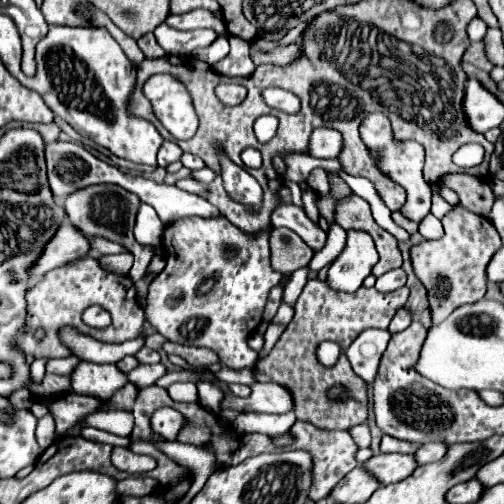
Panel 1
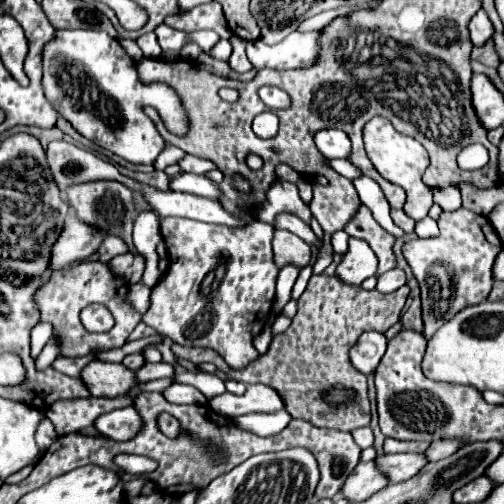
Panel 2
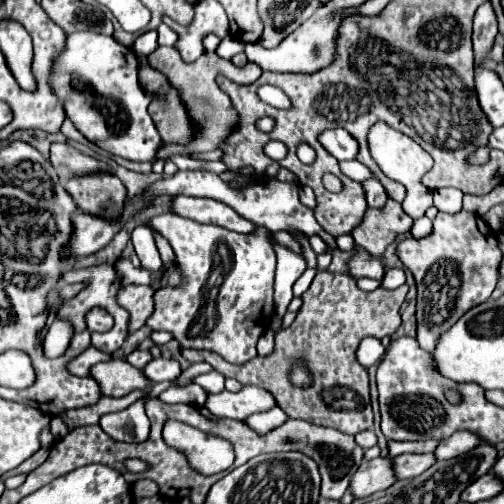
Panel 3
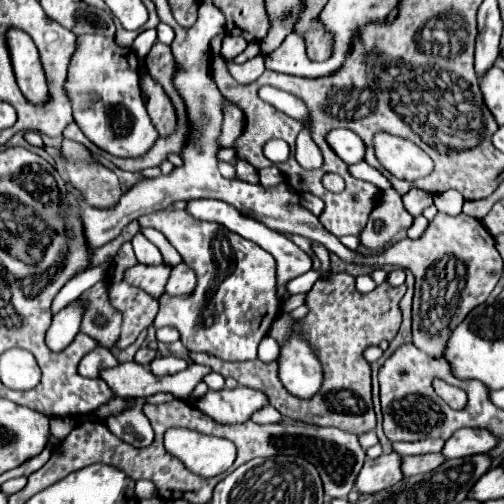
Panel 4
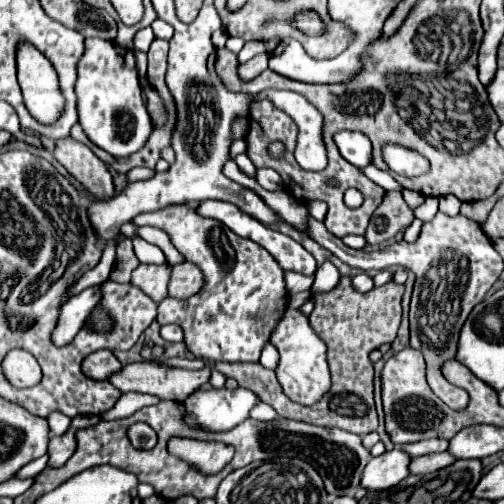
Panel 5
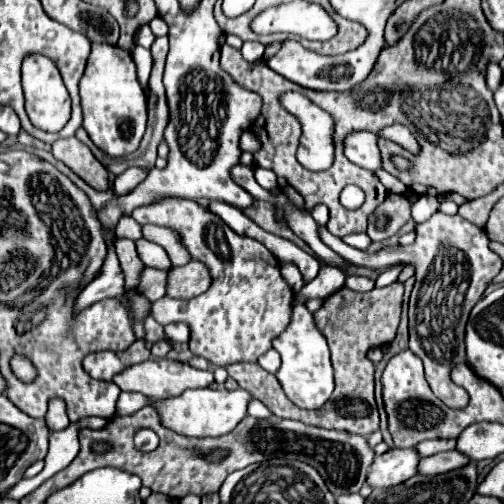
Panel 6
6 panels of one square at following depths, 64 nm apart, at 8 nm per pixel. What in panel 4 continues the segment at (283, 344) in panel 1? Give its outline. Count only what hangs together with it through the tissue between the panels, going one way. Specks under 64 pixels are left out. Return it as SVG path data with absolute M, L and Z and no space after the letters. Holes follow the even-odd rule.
M332 274L328 280L318 280L314 284L314 288L308 292L306 296L306 306L310 308L308 316L304 320L300 320L300 326L304 330L304 336L308 338L308 342L316 348L320 362L324 366L324 388L314 396L314 400L296 400L296 396L288 396L288 392L284 392L284 386L280 384L278 376L276 376L276 368L278 362L272 364L264 364L260 360L250 360L250 362L224 362L216 356L208 356L208 354L190 354L192 362L196 364L204 364L210 366L214 372L222 374L224 378L232 376L234 380L238 380L240 386L246 388L254 388L260 390L268 396L268 402L284 416L284 418L292 418L292 420L300 420L300 422L308 422L314 426L336 426L340 430L348 430L352 434L364 434L376 428L376 414L372 408L372 370L370 364L364 360L364 350L370 346L378 346L382 340L392 340L400 328L402 322L402 312L400 312L400 298L404 296L406 286L390 286L388 282L376 286L370 294L360 294L354 286L354 276L350 274Z

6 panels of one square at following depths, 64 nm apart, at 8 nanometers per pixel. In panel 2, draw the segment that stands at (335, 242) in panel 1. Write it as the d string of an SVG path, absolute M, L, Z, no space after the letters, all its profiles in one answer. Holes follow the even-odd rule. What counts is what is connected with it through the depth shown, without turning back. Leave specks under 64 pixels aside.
M336 232L332 234L332 248L334 248L334 254L344 254L348 250L348 234L346 232Z

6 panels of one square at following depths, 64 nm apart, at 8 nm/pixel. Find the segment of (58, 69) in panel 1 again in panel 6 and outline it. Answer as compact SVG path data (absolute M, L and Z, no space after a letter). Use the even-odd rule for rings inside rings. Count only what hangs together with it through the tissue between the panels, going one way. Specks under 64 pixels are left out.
M92 44L88 68L80 80L84 130L92 142L110 156L132 154L146 130L146 94L136 78L136 66L128 50L110 44Z

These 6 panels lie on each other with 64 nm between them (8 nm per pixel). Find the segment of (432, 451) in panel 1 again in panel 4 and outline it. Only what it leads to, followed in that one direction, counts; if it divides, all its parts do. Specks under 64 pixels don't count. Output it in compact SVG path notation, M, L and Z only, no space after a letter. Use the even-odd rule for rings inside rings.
M460 428L450 440L446 440L442 454L446 458L462 458L474 454L488 454L498 446L498 438L484 428Z

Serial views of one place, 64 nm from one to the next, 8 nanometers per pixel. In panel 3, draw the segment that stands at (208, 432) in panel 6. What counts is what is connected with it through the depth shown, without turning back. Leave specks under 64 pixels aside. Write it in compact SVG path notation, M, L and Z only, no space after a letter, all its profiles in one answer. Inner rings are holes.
M242 386L240 392L222 390L218 394L208 394L204 406L218 418L230 418L242 422L254 412L264 412L274 408L276 402L262 388Z

